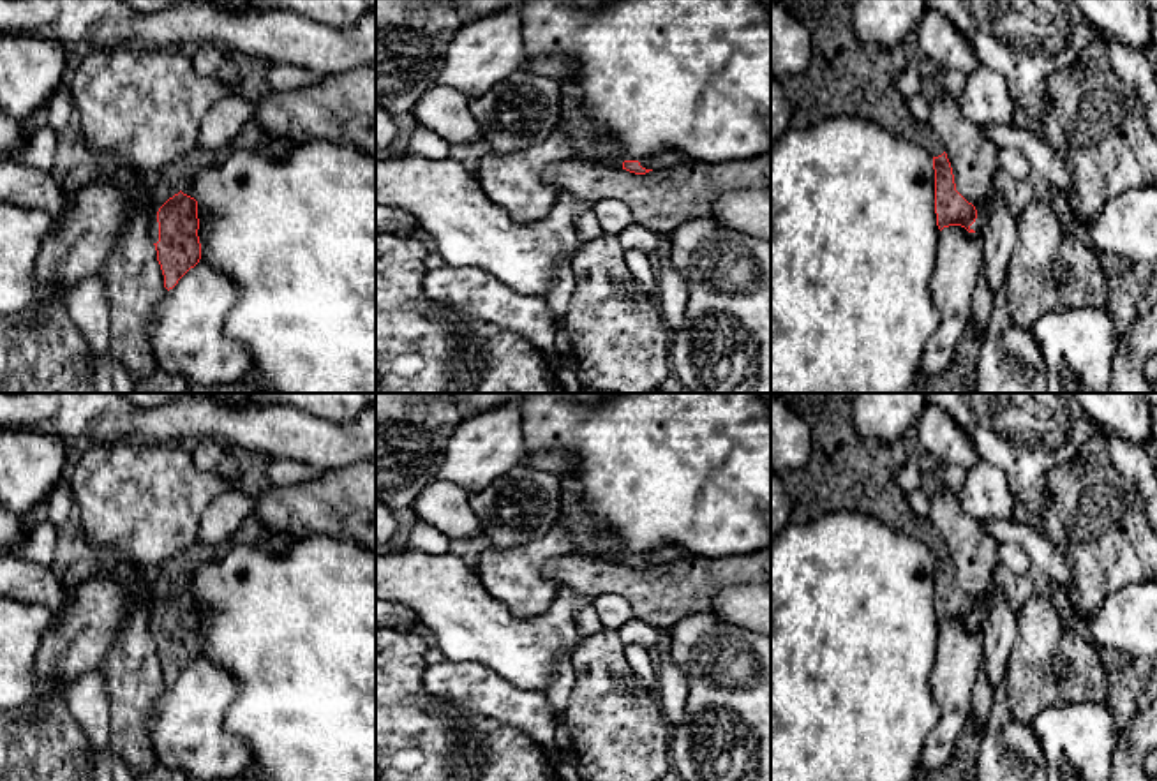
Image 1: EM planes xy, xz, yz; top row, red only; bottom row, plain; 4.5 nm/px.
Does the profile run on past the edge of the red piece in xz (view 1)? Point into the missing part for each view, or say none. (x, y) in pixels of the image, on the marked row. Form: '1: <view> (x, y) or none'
1: xz (669, 157)

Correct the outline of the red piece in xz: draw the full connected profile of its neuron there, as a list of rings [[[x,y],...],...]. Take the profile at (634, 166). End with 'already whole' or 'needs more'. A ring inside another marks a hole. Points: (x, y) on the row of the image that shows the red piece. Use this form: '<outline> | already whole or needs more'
[[[665,150],[649,157],[642,159],[628,159],[623,162],[623,169],[635,173],[635,175],[646,175],[653,169],[663,169],[676,166],[683,162],[686,157],[681,152],[676,150]]] | needs more

